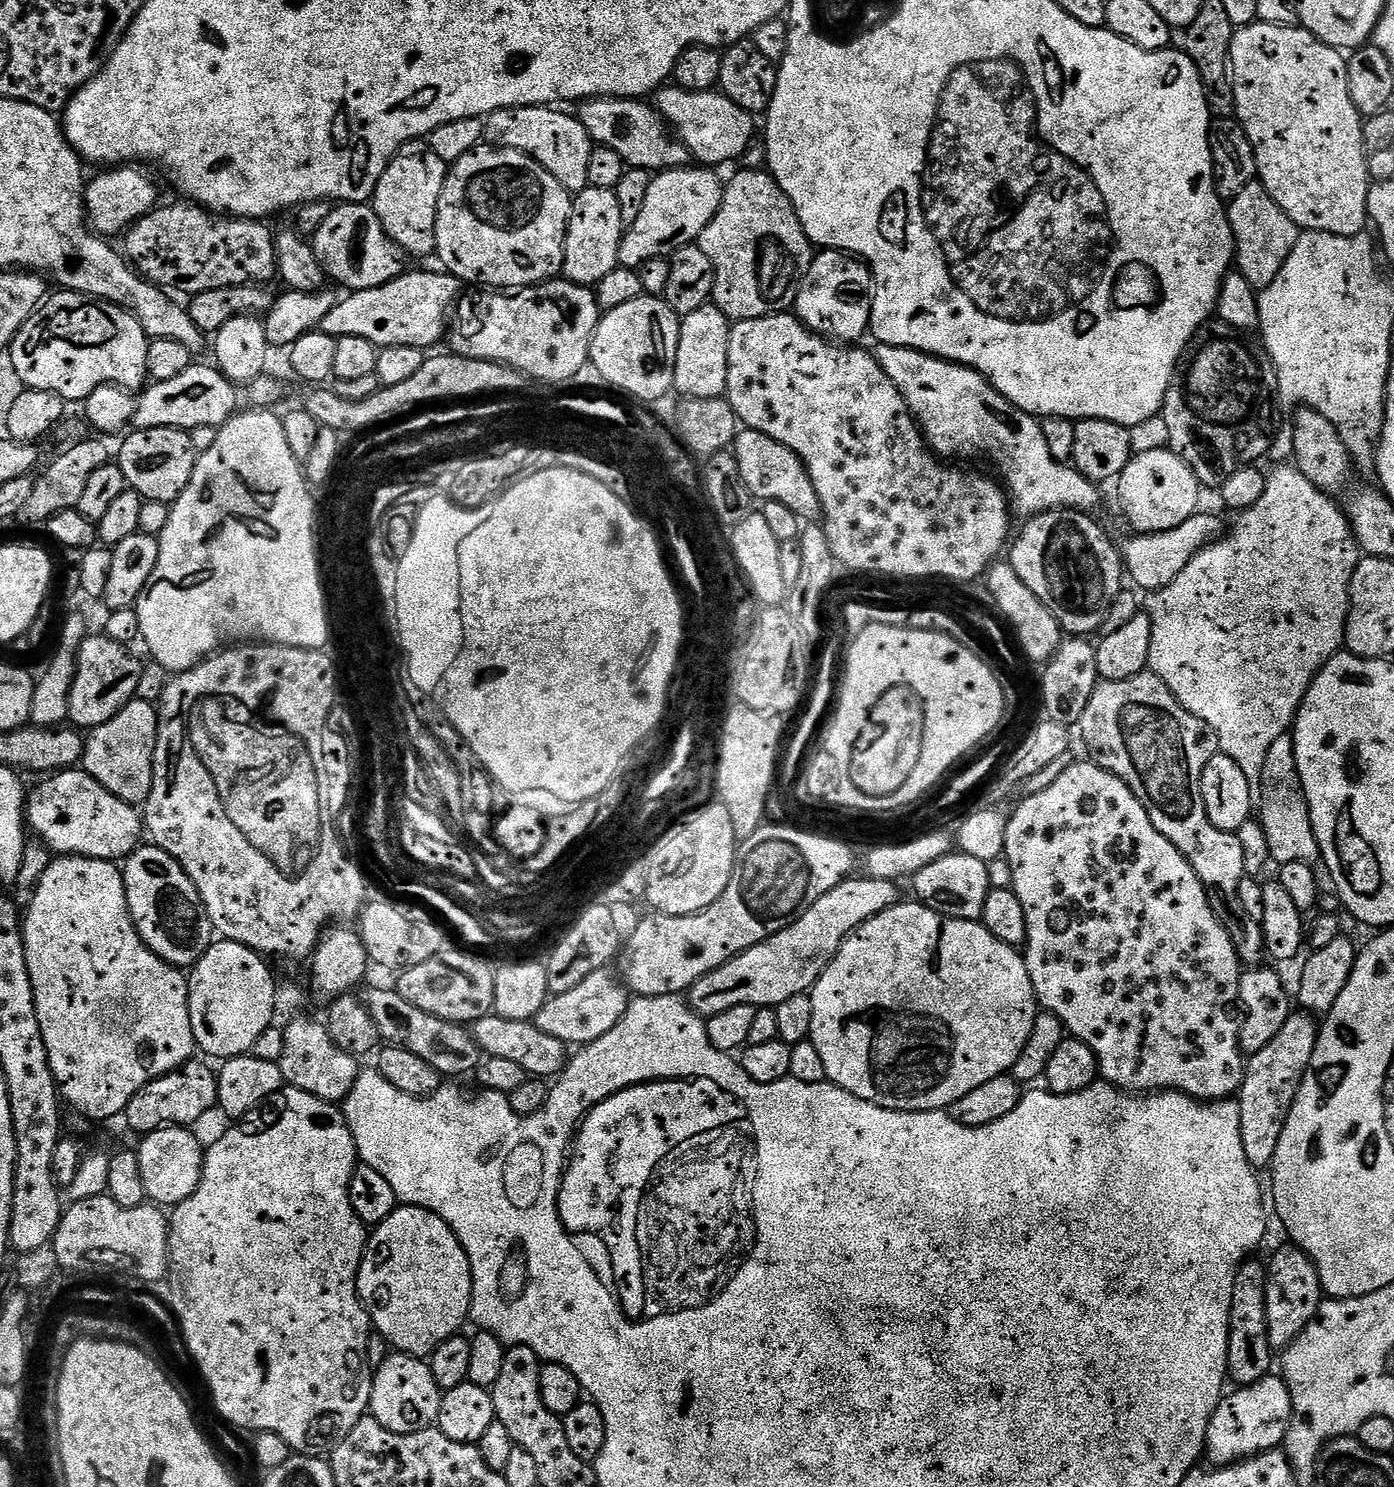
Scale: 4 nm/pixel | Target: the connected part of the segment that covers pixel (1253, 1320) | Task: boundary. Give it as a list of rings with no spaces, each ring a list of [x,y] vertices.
[[[1249,1258],[1234,1278],[1234,1298],[1230,1306],[1230,1346],[1228,1347],[1228,1374],[1236,1386],[1253,1384],[1273,1371],[1274,1349],[1268,1337],[1266,1318],[1266,1282],[1268,1269],[1256,1258]]]

